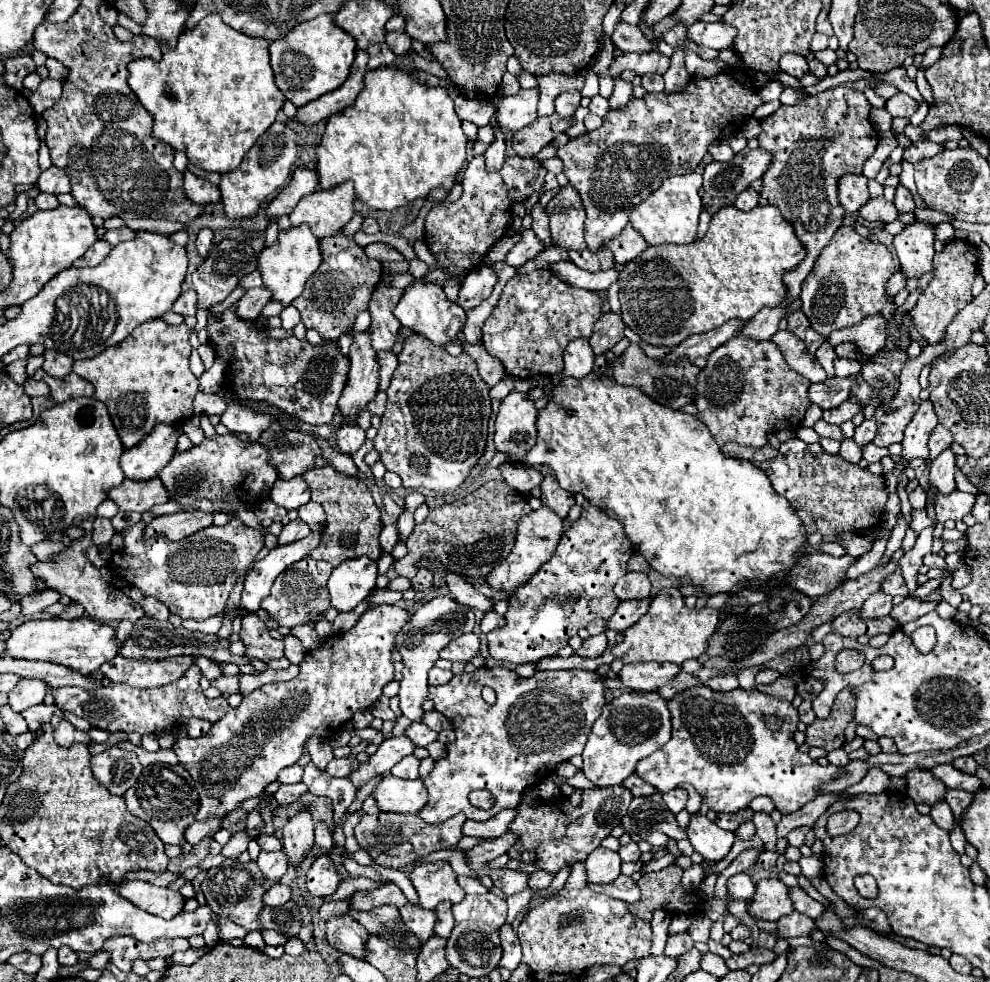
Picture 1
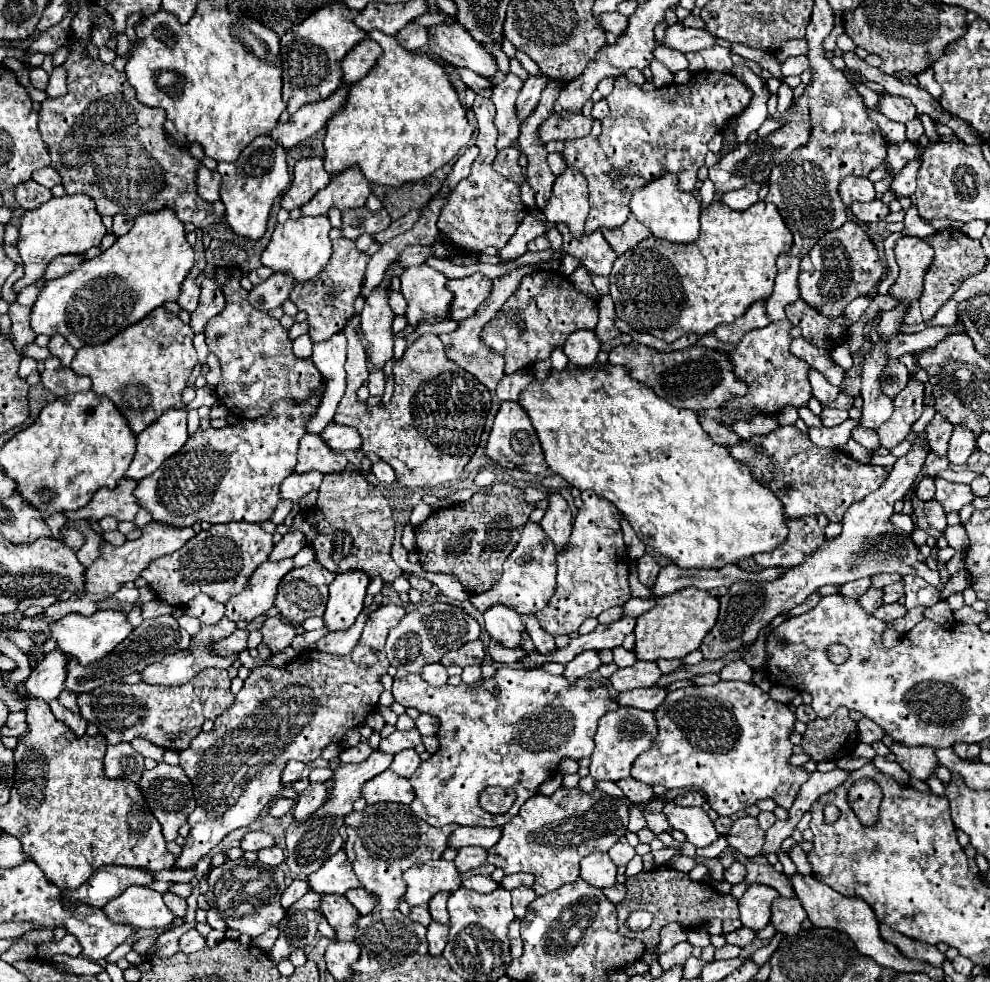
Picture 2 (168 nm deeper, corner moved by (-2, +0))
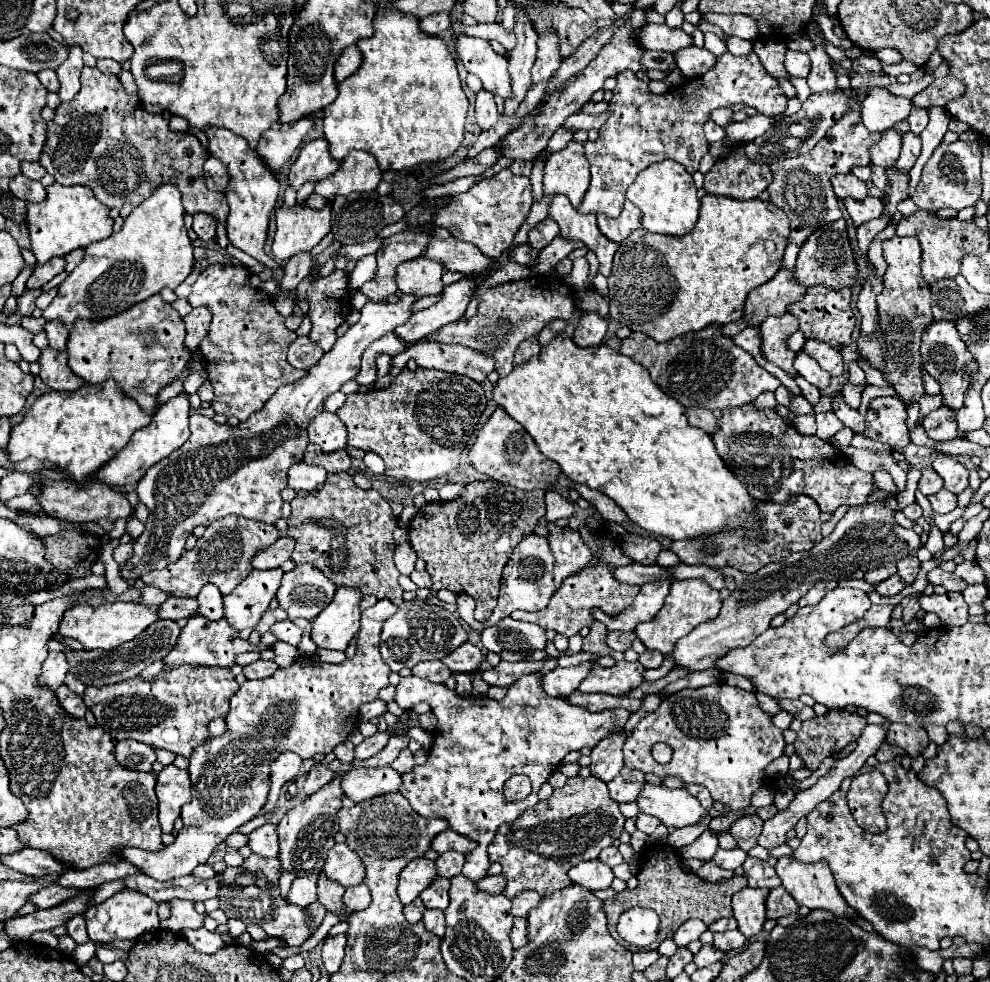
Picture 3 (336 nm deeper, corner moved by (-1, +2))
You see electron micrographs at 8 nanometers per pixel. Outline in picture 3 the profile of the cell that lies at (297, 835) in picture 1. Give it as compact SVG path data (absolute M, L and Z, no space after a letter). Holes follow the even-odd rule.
M315 766L315 768L311 768L311 772L307 774L305 784L303 784L305 794L309 796L309 794L317 792L317 790L319 790L321 786L325 786L333 776L335 776L335 774L333 774L329 768L325 768L325 766Z

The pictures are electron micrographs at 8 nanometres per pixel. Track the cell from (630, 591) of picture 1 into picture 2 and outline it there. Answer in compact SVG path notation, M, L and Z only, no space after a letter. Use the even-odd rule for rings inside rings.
M644 554L638 558L638 578L644 586L652 588L658 572L660 572L660 564L650 554Z

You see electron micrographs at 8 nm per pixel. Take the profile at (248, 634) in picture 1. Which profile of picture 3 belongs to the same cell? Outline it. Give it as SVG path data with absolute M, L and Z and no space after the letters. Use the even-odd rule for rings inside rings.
M281 620L281 622L275 622L271 626L271 634L275 634L277 640L281 640L281 642L297 646L299 640L301 640L303 630L299 626L295 626L291 620Z

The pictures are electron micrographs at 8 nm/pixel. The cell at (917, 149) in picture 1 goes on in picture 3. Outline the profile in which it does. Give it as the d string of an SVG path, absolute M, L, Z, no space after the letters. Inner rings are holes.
M885 130L881 144L873 146L871 164L889 170L895 166L899 154L901 154L901 134L895 130Z

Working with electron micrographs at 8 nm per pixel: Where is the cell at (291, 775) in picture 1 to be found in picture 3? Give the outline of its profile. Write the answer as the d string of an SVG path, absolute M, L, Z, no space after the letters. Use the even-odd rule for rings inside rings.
M285 752L281 754L271 768L271 792L269 792L269 802L267 806L273 808L277 798L279 798L279 790L283 784L287 784L289 780L293 780L301 770L301 758L293 752Z

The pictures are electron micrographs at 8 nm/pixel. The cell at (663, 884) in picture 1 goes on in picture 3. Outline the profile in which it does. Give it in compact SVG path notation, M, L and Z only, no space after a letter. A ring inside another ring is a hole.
M651 844L643 858L643 870L637 874L639 878L639 884L635 890L623 890L619 892L613 900L605 900L603 902L603 908L607 912L607 920L609 920L609 932L617 940L619 944L625 946L632 953L641 951L643 949L637 948L637 946L628 945L617 933L616 927L617 920L621 916L621 912L629 910L629 908L635 908L635 906L641 906L641 908L653 908L659 918L661 918L661 926L659 926L659 934L657 934L657 940L651 944L651 950L657 950L661 940L665 936L671 936L675 934L675 930L691 920L691 918L699 918L703 920L707 926L713 924L715 920L719 918L731 918L733 916L733 908L731 908L731 898L743 890L747 886L747 880L745 876L733 876L725 882L705 882L701 880L697 874L693 872L685 872L681 868L681 860L679 856L671 850L671 848L661 848L661 846L667 846L667 844Z

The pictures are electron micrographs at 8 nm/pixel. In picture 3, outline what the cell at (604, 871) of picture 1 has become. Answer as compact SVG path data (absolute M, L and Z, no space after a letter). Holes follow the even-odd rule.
M595 858L595 860L581 862L581 864L573 866L569 870L569 878L573 882L577 882L577 884L581 884L581 886L585 886L585 888L595 892L595 890L609 888L613 878L615 878L615 874L613 874L613 870L605 862Z

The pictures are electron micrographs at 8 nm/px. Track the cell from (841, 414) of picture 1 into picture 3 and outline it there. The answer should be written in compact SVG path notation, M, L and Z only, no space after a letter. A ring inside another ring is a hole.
M833 410L819 412L819 414L815 414L815 418L817 418L817 436L821 440L831 440L831 436L843 428L843 424L837 420Z

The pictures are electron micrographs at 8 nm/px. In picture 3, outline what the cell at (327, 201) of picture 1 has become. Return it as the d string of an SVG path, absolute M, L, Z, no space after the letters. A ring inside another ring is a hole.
M351 152L339 170L315 184L315 194L323 198L349 196L351 192L373 192L381 182L379 164L367 152Z

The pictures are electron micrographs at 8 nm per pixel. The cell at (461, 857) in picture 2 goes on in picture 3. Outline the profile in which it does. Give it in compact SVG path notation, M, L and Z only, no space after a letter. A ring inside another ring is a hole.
M449 850L445 854L441 854L437 860L437 870L439 870L439 876L445 876L445 878L453 878L457 874L461 874L461 868L465 864L465 854L461 852L455 852L455 850Z

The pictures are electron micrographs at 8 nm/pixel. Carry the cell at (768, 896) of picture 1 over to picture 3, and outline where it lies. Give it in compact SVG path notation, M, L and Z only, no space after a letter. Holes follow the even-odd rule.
M743 888L733 898L733 916L739 924L739 930L751 938L761 932L765 918L765 900L769 896L767 888Z

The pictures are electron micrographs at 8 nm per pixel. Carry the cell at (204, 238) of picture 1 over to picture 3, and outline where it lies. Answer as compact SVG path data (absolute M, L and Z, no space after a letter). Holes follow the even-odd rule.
M197 214L197 216L193 216L195 220L193 220L193 230L197 232L197 236L201 238L201 240L211 240L211 238L215 238L215 220L213 218L209 218L209 216L205 216L205 214Z

